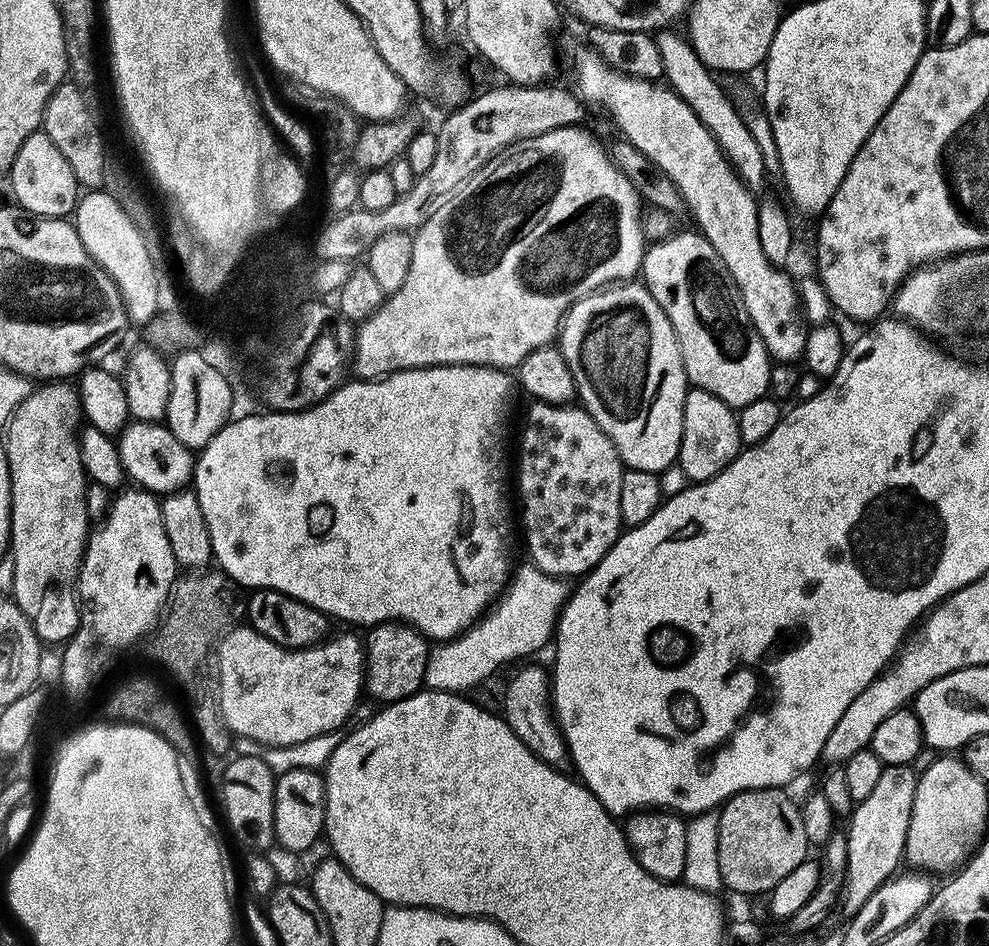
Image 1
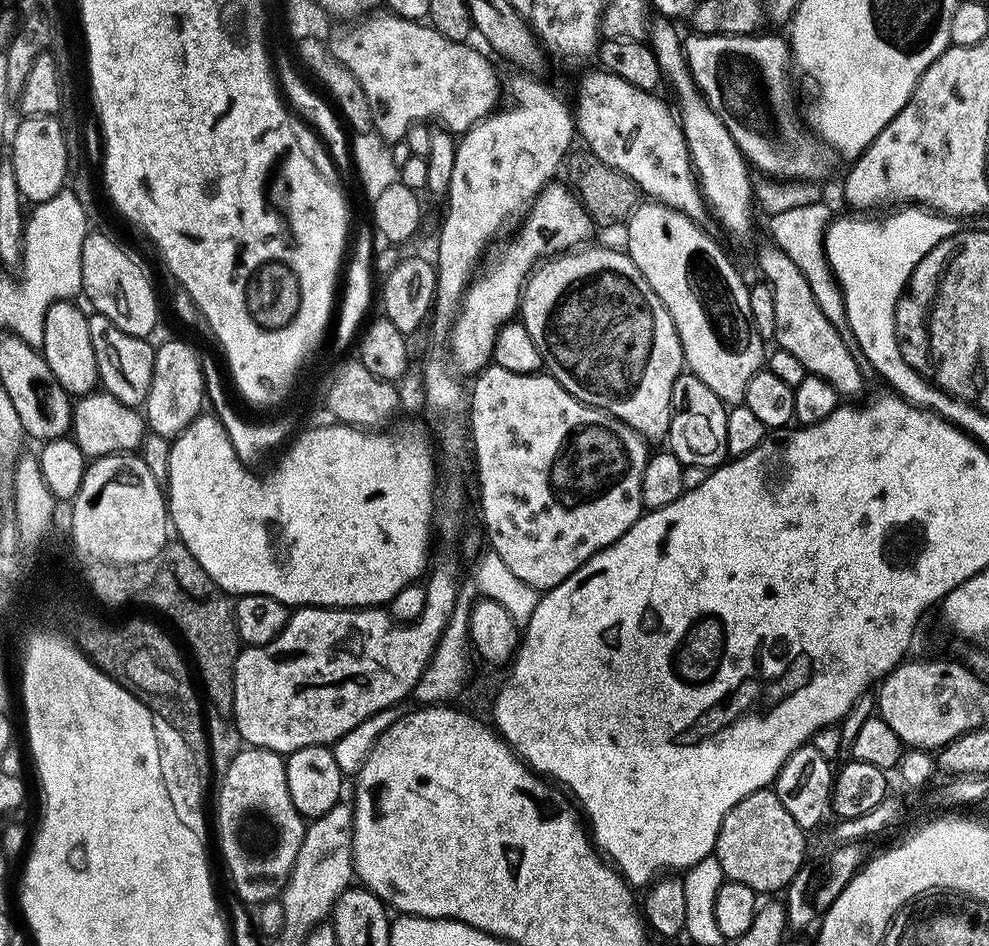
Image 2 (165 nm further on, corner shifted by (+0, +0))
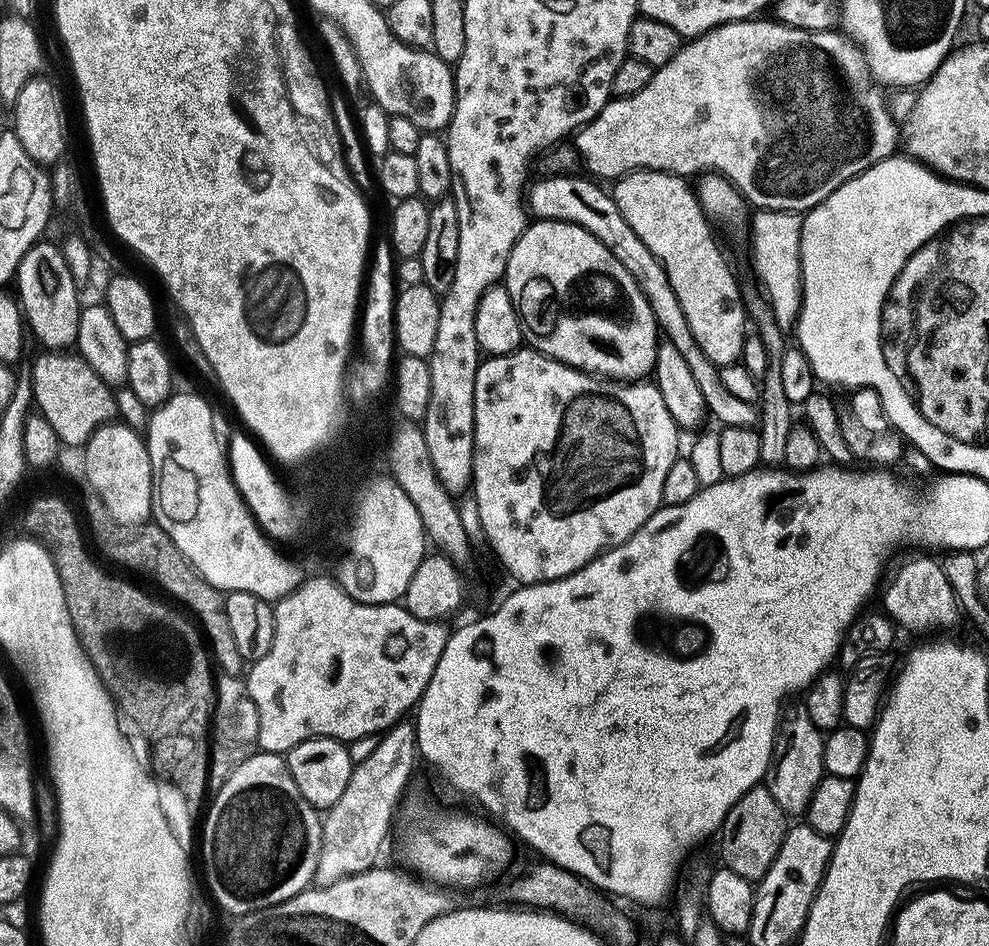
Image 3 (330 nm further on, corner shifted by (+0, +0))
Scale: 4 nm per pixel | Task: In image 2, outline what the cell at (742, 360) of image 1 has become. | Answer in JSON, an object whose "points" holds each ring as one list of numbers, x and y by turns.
{"points":[[641,202,637,204,632,215,628,217,626,227,628,227,628,245,626,245,628,256,634,262,634,266,638,266,638,270,642,270,642,278,646,278,646,282,650,282,650,290,654,290,654,294,658,294,658,298,666,306,666,310,676,327,676,333,684,351,684,363,687,371,693,372,698,378,702,378,702,382,706,382,706,386,710,386,710,390,714,390,714,394,718,394,718,398,724,401,725,405,739,405,746,394,747,383,762,368,766,360,764,340,760,337,759,330,756,329,757,321,752,316,750,310,750,298,748,297,749,285,747,283,744,284,739,270,728,261,727,254,700,229,701,225,697,221,691,220,684,212,679,212,674,208,668,208,667,205,659,202]]}

